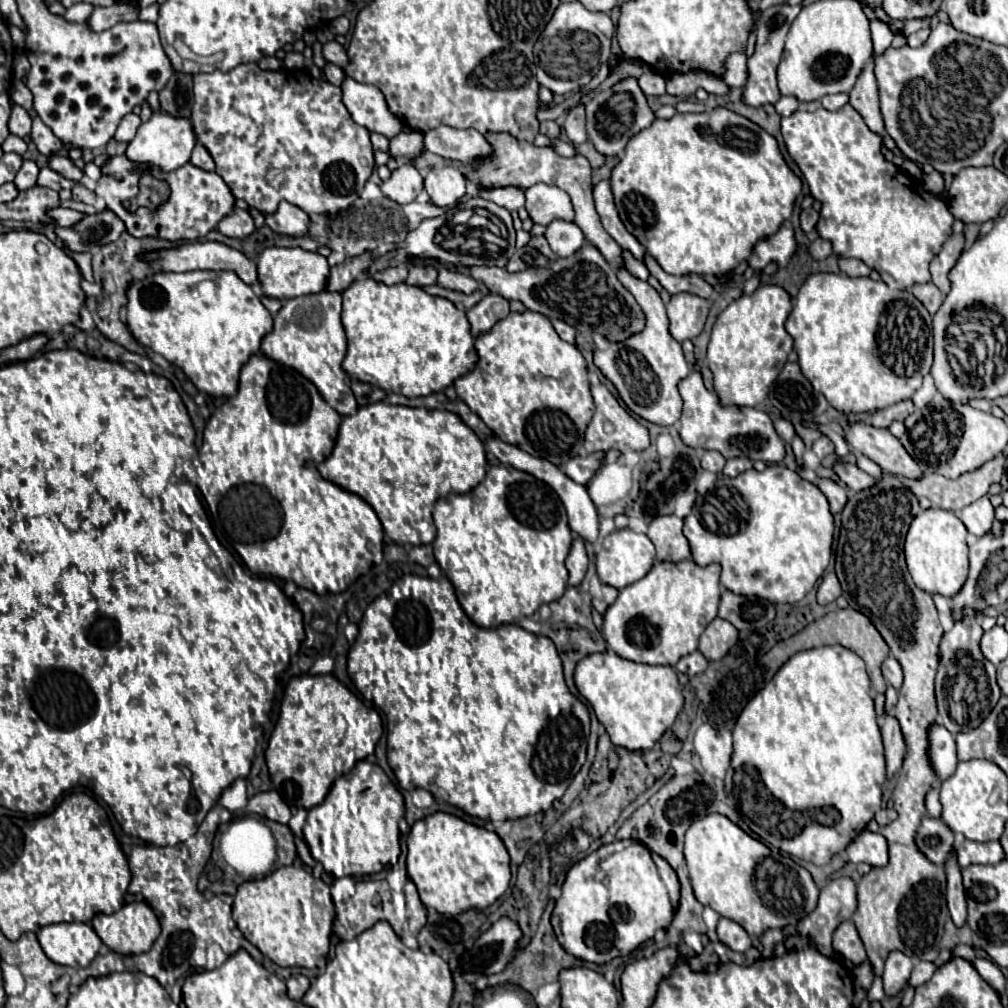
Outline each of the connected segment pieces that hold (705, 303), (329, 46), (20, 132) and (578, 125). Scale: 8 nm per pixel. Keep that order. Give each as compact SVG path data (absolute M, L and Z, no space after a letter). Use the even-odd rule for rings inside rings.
M692 293L672 295L670 303L666 305L672 337L680 343L684 339L698 337L704 329L708 309L710 309L710 301L698 295L692 295Z
M328 41L328 43L324 43L322 53L324 53L324 59L326 59L326 61L330 61L330 63L334 63L334 65L338 65L338 67L346 67L346 63L348 63L348 55L346 55L344 47L342 47L338 41Z
M14 105L12 115L10 115L10 121L8 121L10 133L12 135L18 135L18 137L30 135L30 123L32 123L32 119L28 117L28 113L20 105Z
M578 105L578 107L574 107L572 111L566 113L564 131L566 131L568 139L570 139L574 145L580 145L580 143L588 141L588 135L586 135L586 115L584 115L584 105Z

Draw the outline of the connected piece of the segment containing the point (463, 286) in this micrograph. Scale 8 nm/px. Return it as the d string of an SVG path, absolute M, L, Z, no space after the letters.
M446 267L438 269L438 285L444 289L452 289L452 291L462 291L466 295L474 293L478 289L478 281L472 279L466 273L460 271L448 271Z

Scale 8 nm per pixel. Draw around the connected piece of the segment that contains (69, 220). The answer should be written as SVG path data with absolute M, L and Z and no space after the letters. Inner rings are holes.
M58 207L58 209L52 209L52 211L50 211L50 217L56 221L56 225L60 225L60 227L70 227L70 225L76 225L76 223L84 217L84 213Z

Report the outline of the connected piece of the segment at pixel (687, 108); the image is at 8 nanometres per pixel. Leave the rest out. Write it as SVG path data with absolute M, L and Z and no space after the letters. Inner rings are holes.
M680 101L676 103L676 113L700 113L704 111L704 103L692 103L692 101Z

